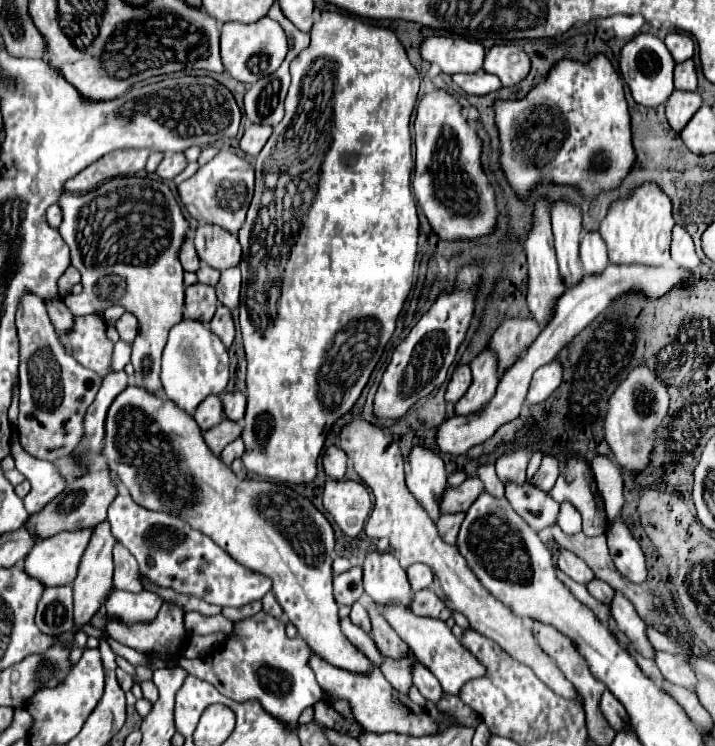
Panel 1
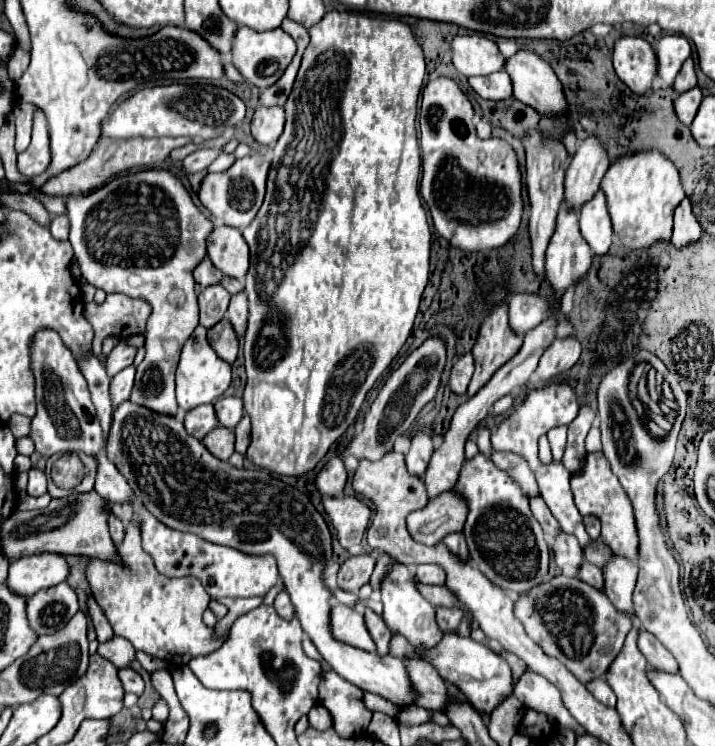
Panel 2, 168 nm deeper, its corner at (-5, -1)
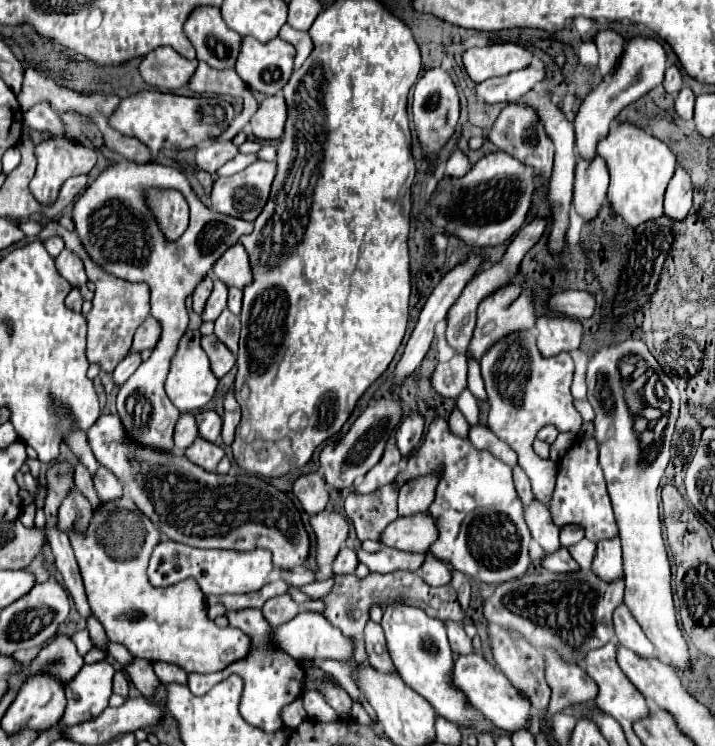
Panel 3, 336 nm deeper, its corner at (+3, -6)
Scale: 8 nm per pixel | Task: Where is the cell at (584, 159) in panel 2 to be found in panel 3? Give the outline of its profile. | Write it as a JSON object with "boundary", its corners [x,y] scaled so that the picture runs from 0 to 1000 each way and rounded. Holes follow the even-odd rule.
{"boundary":[[[903,48],[881,51],[876,56],[873,70],[870,70],[862,91],[856,94],[856,99],[850,105],[845,105],[842,110],[836,110],[811,139],[811,147],[803,161],[808,209],[820,209],[820,212],[834,209],[834,193],[850,177],[850,172],[853,172],[856,161],[864,155],[864,150],[873,142],[892,134],[895,129],[901,129],[903,123],[909,123],[912,118],[917,118],[920,113],[926,113],[929,97],[931,97],[931,70],[929,70],[926,59],[920,54],[903,51]]]}

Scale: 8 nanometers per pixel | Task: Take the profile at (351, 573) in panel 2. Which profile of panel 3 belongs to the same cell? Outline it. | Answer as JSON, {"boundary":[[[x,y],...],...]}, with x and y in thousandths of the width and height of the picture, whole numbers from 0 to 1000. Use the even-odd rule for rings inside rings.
{"boundary":[[[478,735],[464,756],[464,764],[467,769],[490,769],[498,764],[498,756],[501,756],[501,748],[498,748],[498,740],[490,737],[490,735]]]}

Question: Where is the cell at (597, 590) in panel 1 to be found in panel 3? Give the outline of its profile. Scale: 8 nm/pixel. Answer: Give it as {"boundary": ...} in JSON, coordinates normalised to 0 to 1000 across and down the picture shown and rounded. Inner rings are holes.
{"boundary":[[[780,735],[778,740],[772,743],[761,743],[758,745],[758,759],[769,767],[803,767],[808,764],[808,756],[803,753],[803,748],[797,745],[797,740],[792,735]]]}

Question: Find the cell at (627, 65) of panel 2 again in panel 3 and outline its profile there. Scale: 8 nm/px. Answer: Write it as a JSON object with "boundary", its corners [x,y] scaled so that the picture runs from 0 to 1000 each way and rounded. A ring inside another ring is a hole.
{"boundary":[[[839,40],[831,48],[831,59],[836,64],[836,97],[839,102],[853,102],[859,86],[864,86],[864,70],[870,70],[873,51],[859,40]]]}

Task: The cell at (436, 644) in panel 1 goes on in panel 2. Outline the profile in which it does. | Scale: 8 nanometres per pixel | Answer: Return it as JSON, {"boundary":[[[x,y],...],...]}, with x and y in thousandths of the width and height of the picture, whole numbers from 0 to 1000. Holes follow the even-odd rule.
{"boundary":[[[621,846],[615,862],[596,870],[593,878],[607,891],[618,913],[643,924],[657,945],[671,956],[685,956],[716,929],[716,905],[705,883],[685,873],[680,865],[666,862],[657,854],[643,854],[641,846]]]}

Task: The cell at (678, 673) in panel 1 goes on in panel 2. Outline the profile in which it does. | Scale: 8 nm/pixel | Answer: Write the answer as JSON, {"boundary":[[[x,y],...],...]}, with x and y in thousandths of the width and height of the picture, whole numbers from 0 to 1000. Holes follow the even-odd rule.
{"boundary":[[[898,846],[892,854],[892,867],[901,875],[901,881],[906,883],[906,891],[912,891],[915,897],[931,899],[931,902],[948,902],[948,889],[943,883],[943,878],[937,878],[937,873],[931,873],[915,851]]]}

